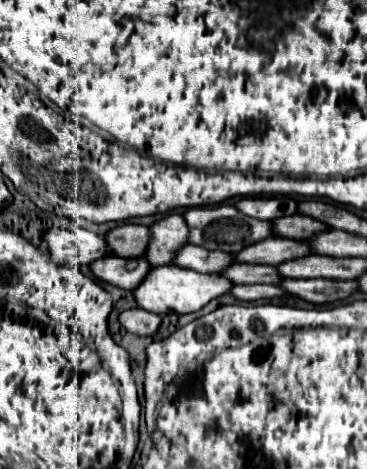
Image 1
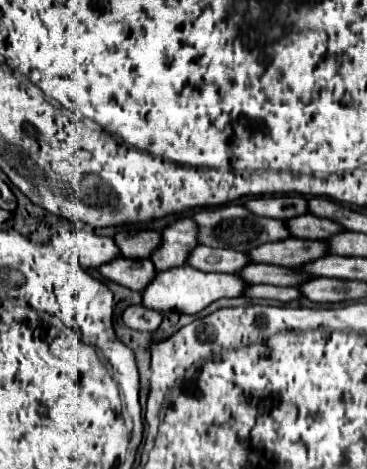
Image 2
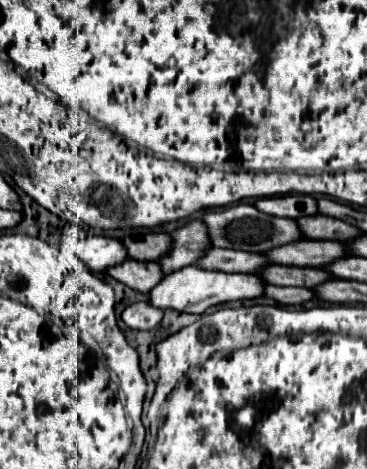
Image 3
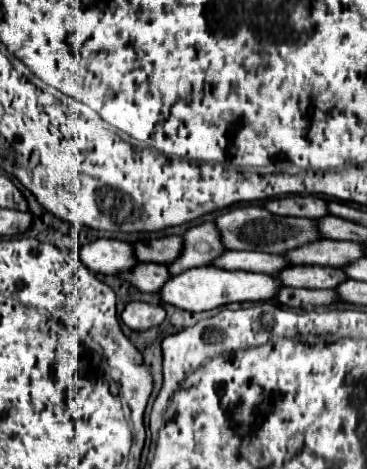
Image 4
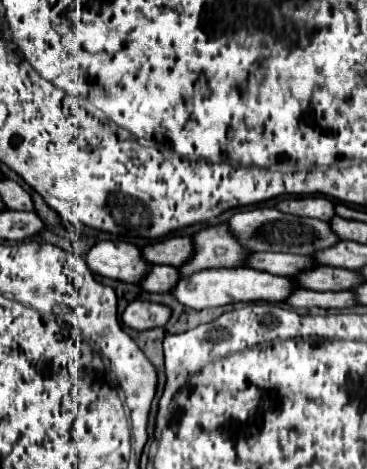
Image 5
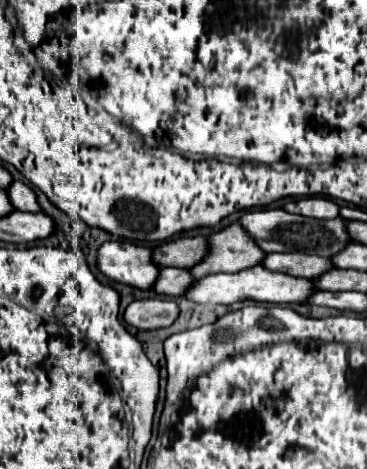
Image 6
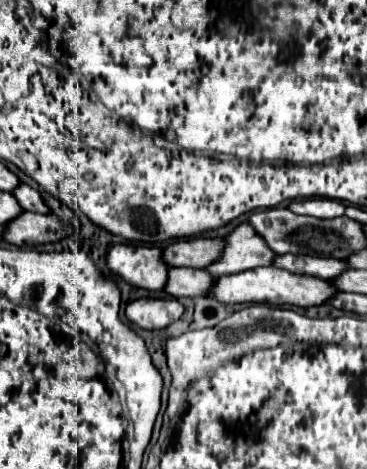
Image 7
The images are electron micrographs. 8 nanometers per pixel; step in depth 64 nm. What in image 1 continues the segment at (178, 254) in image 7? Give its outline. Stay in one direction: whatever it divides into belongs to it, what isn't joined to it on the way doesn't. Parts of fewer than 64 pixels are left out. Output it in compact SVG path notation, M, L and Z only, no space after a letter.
M124 224L106 234L112 252L120 258L140 258L144 256L150 240L150 230L146 226Z

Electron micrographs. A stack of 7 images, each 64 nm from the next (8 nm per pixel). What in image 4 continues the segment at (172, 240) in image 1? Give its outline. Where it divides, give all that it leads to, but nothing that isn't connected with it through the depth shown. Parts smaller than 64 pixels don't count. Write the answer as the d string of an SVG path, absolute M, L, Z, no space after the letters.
M202 222L184 234L184 252L180 260L168 266L170 274L176 276L190 268L208 266L224 252L226 252L226 246L222 242L218 226L214 222Z

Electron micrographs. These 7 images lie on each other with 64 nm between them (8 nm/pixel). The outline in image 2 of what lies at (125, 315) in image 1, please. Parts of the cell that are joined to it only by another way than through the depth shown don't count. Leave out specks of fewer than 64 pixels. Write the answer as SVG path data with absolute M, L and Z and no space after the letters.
M138 304L138 306L128 306L122 314L122 320L132 330L154 332L162 322L162 314L158 310L146 308L144 304Z

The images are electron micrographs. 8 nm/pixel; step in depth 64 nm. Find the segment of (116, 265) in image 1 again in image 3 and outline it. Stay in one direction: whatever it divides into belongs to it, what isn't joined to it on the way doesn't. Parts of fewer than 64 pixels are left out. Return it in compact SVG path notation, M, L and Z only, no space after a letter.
M126 260L116 268L108 268L108 274L142 294L148 294L164 278L164 272L158 262L138 262L138 260Z

